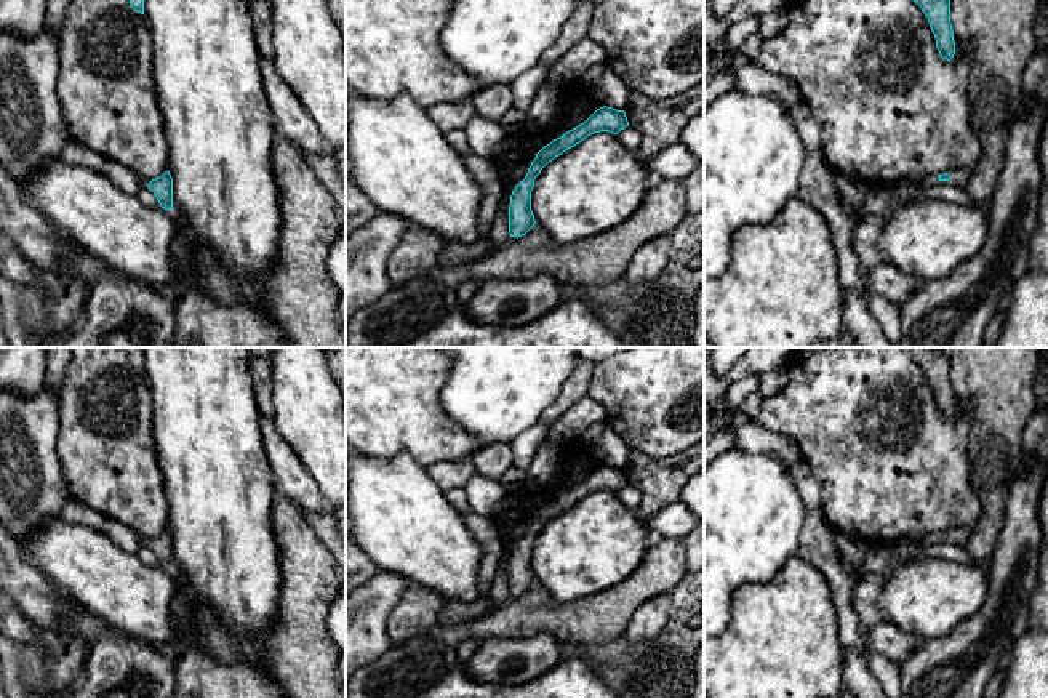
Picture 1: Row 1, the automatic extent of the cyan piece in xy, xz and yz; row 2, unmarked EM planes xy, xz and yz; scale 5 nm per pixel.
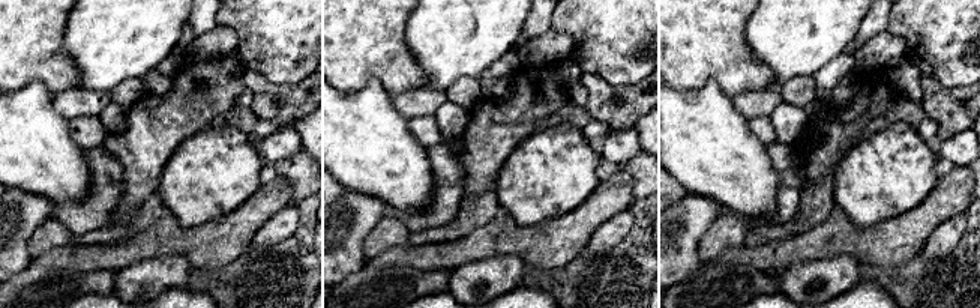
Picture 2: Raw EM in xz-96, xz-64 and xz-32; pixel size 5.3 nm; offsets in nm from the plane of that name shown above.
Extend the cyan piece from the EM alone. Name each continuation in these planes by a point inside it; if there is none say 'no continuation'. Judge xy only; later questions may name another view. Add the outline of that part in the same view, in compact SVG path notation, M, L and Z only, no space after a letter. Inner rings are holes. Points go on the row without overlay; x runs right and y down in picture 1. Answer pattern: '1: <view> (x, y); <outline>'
no continuation

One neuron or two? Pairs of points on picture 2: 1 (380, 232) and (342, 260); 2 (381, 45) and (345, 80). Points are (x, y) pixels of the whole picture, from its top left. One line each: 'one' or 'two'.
1: two
2: one

